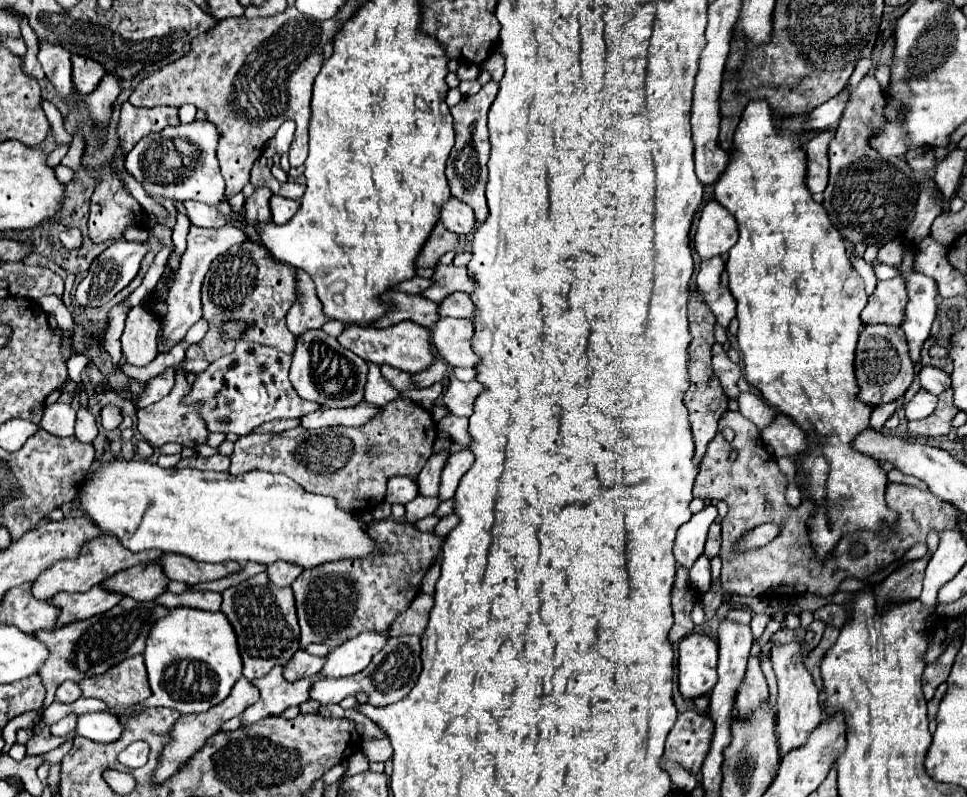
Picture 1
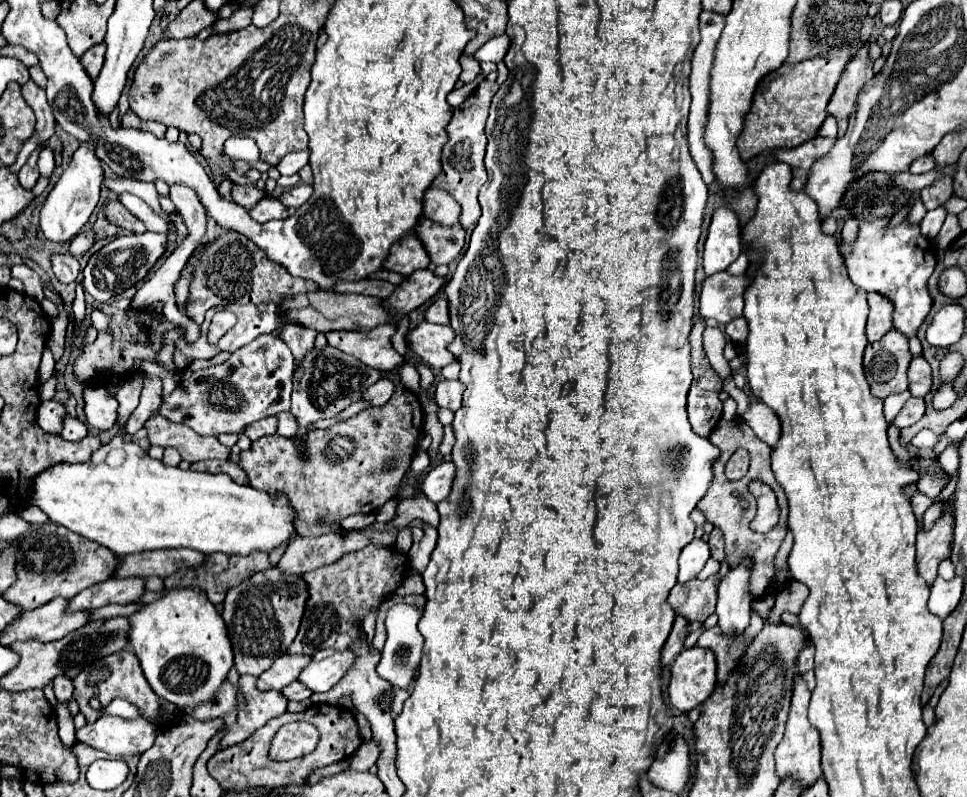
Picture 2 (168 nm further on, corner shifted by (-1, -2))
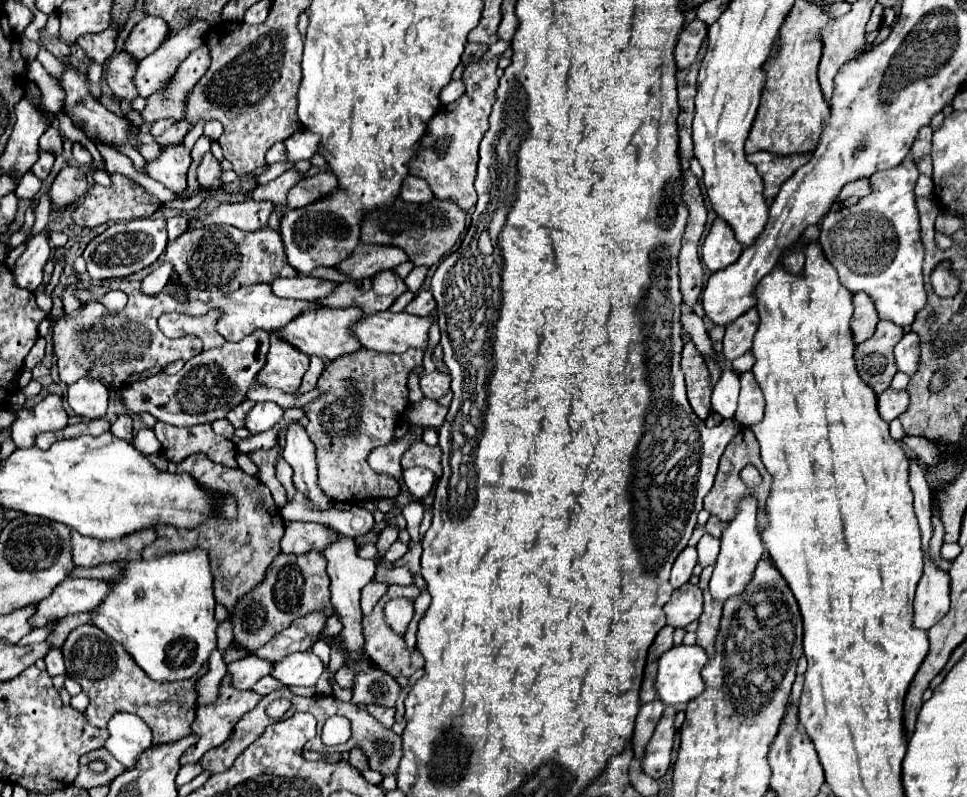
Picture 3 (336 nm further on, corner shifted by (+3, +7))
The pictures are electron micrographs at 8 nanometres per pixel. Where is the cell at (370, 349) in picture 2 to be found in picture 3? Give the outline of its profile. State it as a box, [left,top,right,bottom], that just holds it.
[278,308,360,360]

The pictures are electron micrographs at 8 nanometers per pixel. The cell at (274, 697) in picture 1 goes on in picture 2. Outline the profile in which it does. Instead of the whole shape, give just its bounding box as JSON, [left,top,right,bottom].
[220,675,288,749]

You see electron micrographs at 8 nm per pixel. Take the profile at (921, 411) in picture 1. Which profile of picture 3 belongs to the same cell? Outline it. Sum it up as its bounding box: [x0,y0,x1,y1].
[878,388,908,422]

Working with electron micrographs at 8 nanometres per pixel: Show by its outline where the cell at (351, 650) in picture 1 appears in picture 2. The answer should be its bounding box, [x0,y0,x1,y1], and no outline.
[298,649,356,693]

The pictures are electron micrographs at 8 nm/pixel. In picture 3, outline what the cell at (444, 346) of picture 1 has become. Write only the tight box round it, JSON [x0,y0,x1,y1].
[352,312,432,354]

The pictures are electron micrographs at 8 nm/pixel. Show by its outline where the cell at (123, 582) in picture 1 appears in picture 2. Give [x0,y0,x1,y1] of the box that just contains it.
[70,577,146,609]

